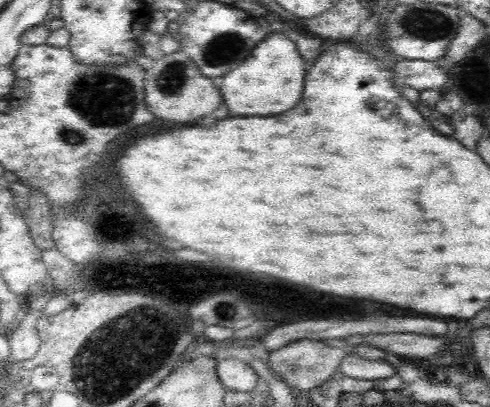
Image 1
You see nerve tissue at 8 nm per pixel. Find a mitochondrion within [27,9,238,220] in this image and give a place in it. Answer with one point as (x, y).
(99, 98)

